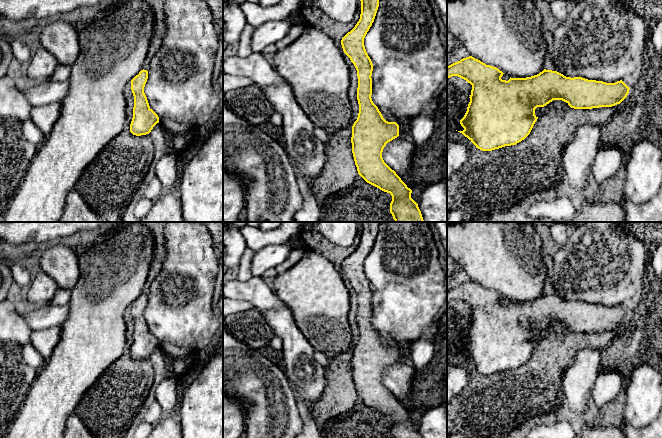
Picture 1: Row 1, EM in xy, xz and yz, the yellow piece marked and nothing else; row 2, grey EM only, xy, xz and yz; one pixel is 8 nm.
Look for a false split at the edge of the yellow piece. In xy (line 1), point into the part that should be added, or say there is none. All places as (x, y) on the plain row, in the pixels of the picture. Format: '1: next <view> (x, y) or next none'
1: next none

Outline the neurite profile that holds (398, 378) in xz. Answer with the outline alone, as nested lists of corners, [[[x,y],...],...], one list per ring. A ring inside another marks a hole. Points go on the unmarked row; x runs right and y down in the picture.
[[[397,361],[386,368],[382,382],[399,401],[404,401],[410,396],[415,374],[416,370],[412,365]]]

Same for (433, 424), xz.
[[[447,405],[428,409],[420,419],[421,438],[447,438]]]

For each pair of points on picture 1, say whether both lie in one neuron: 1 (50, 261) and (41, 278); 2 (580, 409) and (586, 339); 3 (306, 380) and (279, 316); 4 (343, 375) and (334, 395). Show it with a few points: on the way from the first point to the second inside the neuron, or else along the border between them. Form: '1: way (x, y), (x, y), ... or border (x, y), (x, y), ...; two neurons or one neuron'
1: border (36, 267), (44, 271), (59, 287); two neurons
2: border (599, 350), (581, 349), (568, 365); two neurons
3: way (299, 364), (298, 353), (289, 332); one neuron
4: way (339, 380), (339, 390); one neuron

